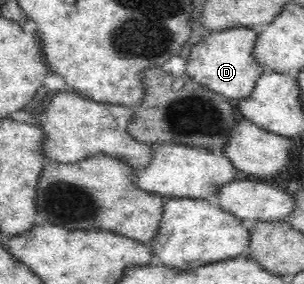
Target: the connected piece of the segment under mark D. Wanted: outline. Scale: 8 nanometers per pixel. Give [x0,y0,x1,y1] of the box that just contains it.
[185,26,263,100]

